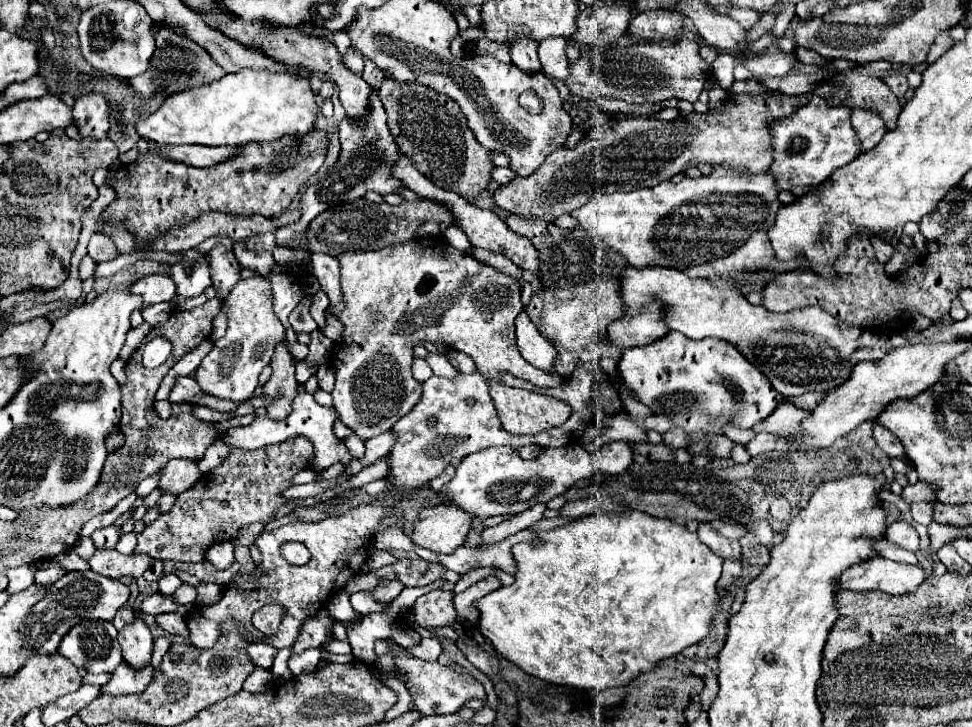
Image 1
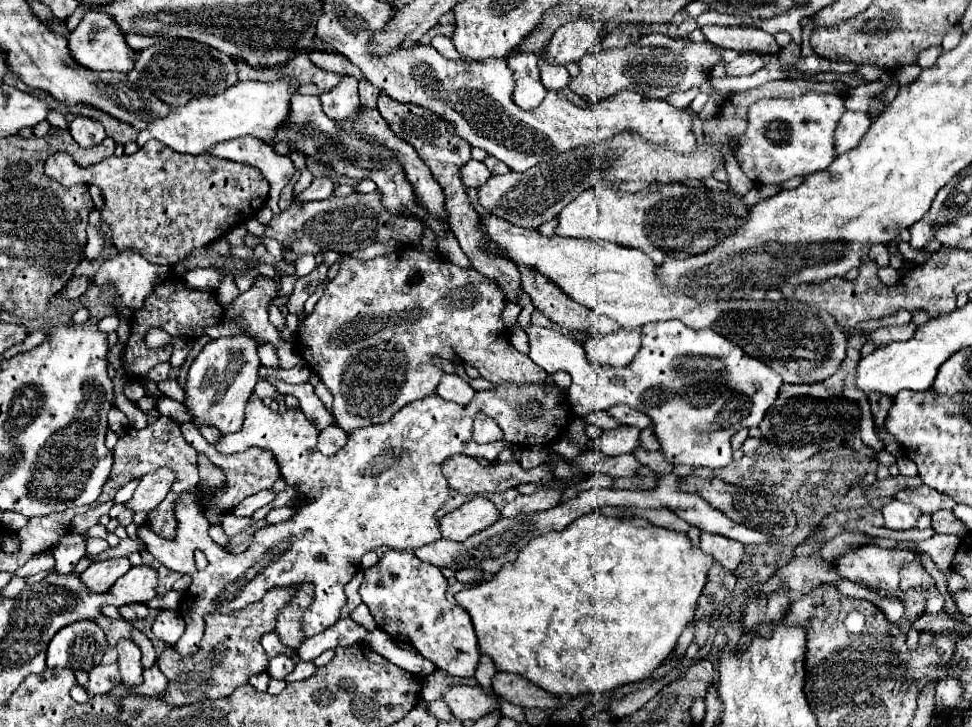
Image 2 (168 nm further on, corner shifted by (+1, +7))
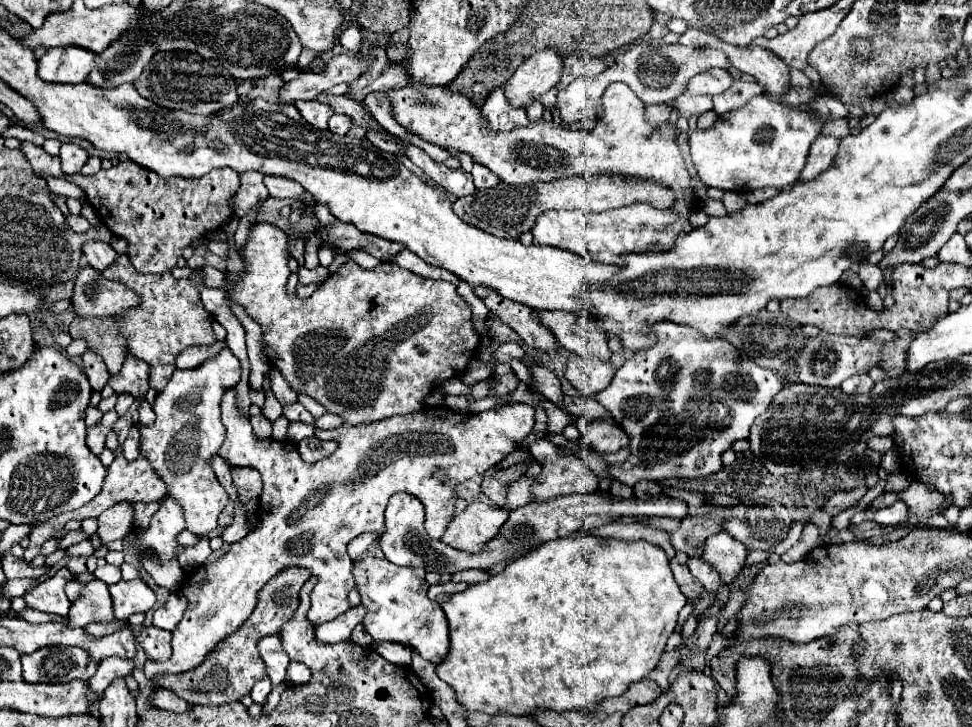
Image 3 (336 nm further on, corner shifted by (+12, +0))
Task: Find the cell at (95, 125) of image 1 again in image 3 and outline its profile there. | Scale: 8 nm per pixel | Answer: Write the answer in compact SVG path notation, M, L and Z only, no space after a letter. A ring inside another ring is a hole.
M64 143L62 149L60 149L60 159L62 159L62 173L64 175L74 175L88 161L88 153L74 143Z

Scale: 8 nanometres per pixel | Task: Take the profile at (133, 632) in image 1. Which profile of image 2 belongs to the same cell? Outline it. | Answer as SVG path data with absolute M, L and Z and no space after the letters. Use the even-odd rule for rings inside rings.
M119 640L117 642L119 652L119 668L121 668L121 680L127 688L133 684L141 684L141 648L133 640Z

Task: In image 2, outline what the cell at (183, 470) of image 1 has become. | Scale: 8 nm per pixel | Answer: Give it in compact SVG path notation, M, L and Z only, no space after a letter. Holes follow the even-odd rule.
M157 468L153 472L145 474L141 478L133 498L127 502L127 508L135 510L135 512L153 510L171 492L173 482L175 482L175 472L171 468Z

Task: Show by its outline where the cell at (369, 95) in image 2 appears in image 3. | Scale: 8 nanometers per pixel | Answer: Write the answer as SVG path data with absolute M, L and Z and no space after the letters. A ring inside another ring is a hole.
M334 115L334 117L330 119L330 123L328 123L328 129L330 129L332 133L346 135L348 129L350 129L350 125L352 125L352 121L350 121L346 115Z

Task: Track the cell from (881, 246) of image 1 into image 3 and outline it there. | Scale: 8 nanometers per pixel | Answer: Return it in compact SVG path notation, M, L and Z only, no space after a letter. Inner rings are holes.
M864 263L862 267L860 267L860 279L862 279L862 283L864 283L864 287L868 289L868 291L876 291L878 287L880 287L880 283L882 283L882 279L884 279L884 275L882 275L882 269L878 267L878 265L868 265L868 263Z

